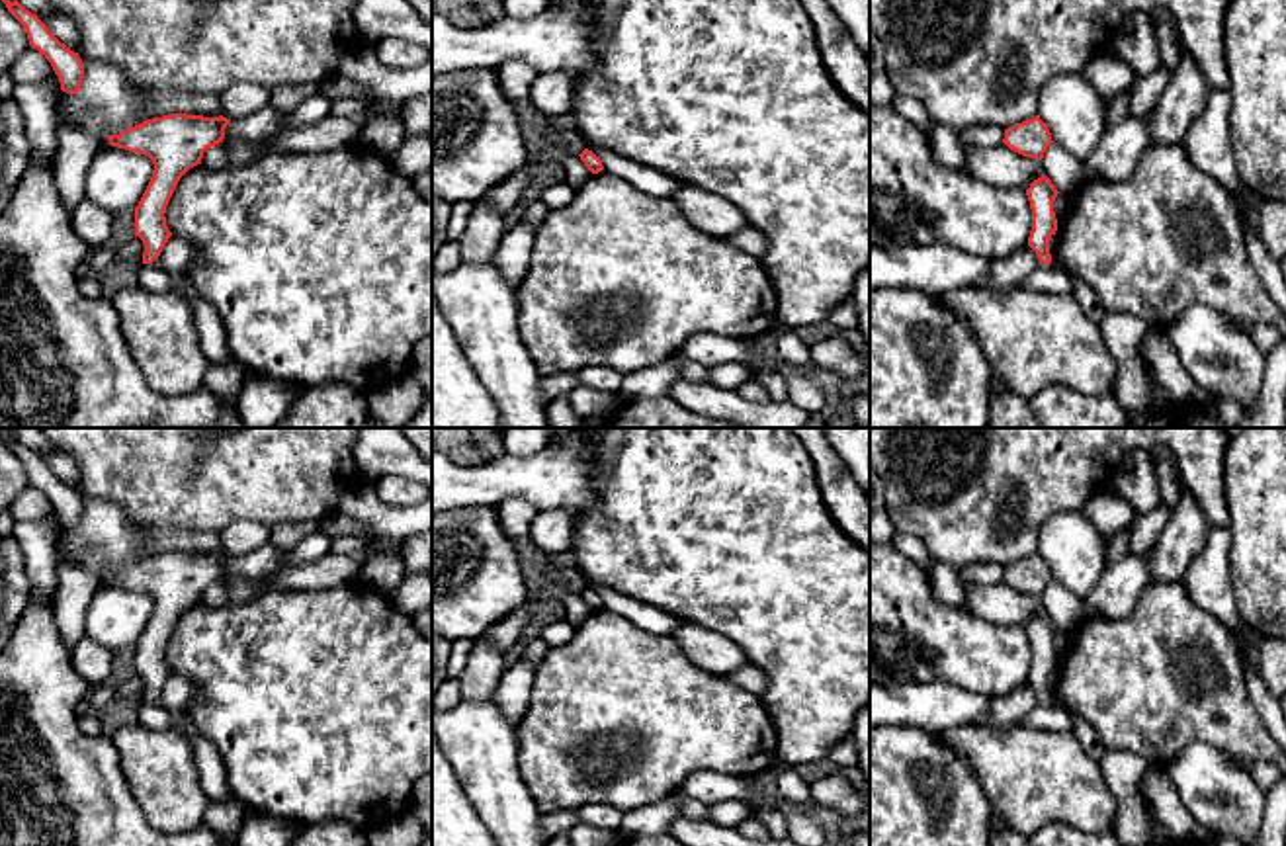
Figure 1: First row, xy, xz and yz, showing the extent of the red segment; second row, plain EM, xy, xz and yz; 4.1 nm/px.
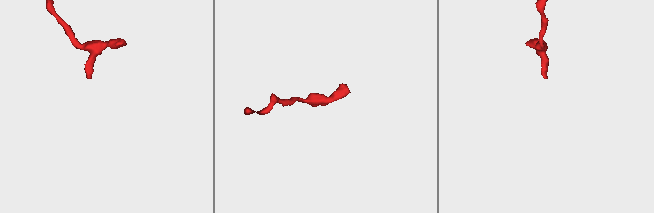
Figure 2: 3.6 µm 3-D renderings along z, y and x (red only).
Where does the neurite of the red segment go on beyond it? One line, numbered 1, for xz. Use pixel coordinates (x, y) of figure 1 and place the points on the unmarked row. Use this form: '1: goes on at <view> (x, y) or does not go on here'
1: does not go on here

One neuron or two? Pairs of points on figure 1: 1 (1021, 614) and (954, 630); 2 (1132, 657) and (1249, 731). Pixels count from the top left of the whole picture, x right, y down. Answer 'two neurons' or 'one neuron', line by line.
1: two neurons
2: one neuron

